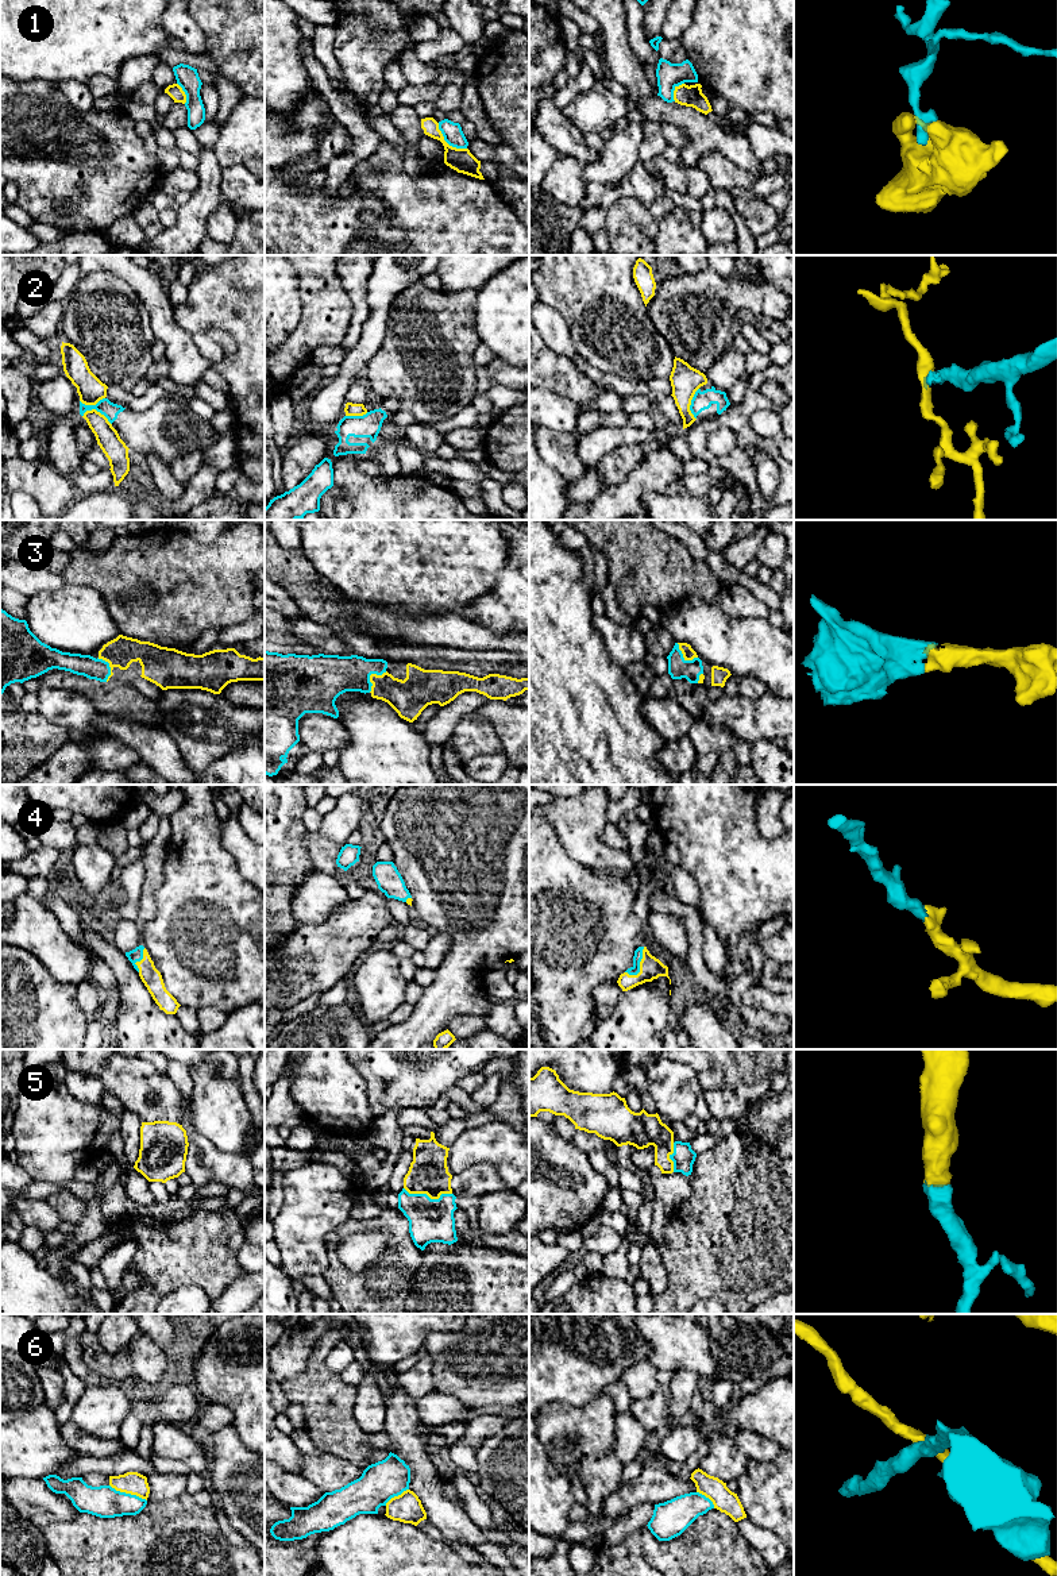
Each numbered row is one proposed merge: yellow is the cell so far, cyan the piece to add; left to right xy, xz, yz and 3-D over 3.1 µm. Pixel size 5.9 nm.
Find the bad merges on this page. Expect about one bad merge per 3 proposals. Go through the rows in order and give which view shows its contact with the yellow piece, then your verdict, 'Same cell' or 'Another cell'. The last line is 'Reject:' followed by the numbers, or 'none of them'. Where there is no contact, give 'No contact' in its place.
1: Touches yellow in xz. Another cell
2: Touches yellow in xy. Another cell
3: Touches yellow in xz. Same cell
4: Touches yellow in yz. Same cell
5: Touches yellow in xz. Same cell
6: Touches yellow in xy. Another cell
Reject: 1, 2, 6

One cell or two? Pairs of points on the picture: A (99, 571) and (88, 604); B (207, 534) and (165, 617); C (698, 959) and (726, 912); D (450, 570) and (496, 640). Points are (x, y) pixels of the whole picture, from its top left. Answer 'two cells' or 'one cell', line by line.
A: two cells
B: two cells
C: two cells
D: two cells

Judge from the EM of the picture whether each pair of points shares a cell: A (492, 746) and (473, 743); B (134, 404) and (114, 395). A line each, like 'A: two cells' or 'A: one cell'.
A: one cell
B: one cell

